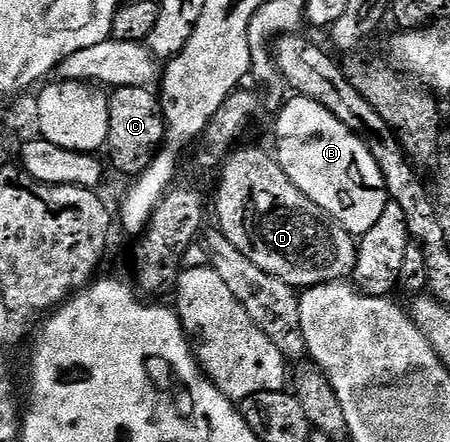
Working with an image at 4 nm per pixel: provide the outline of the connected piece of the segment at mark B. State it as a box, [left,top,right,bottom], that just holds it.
[275,95,389,235]

